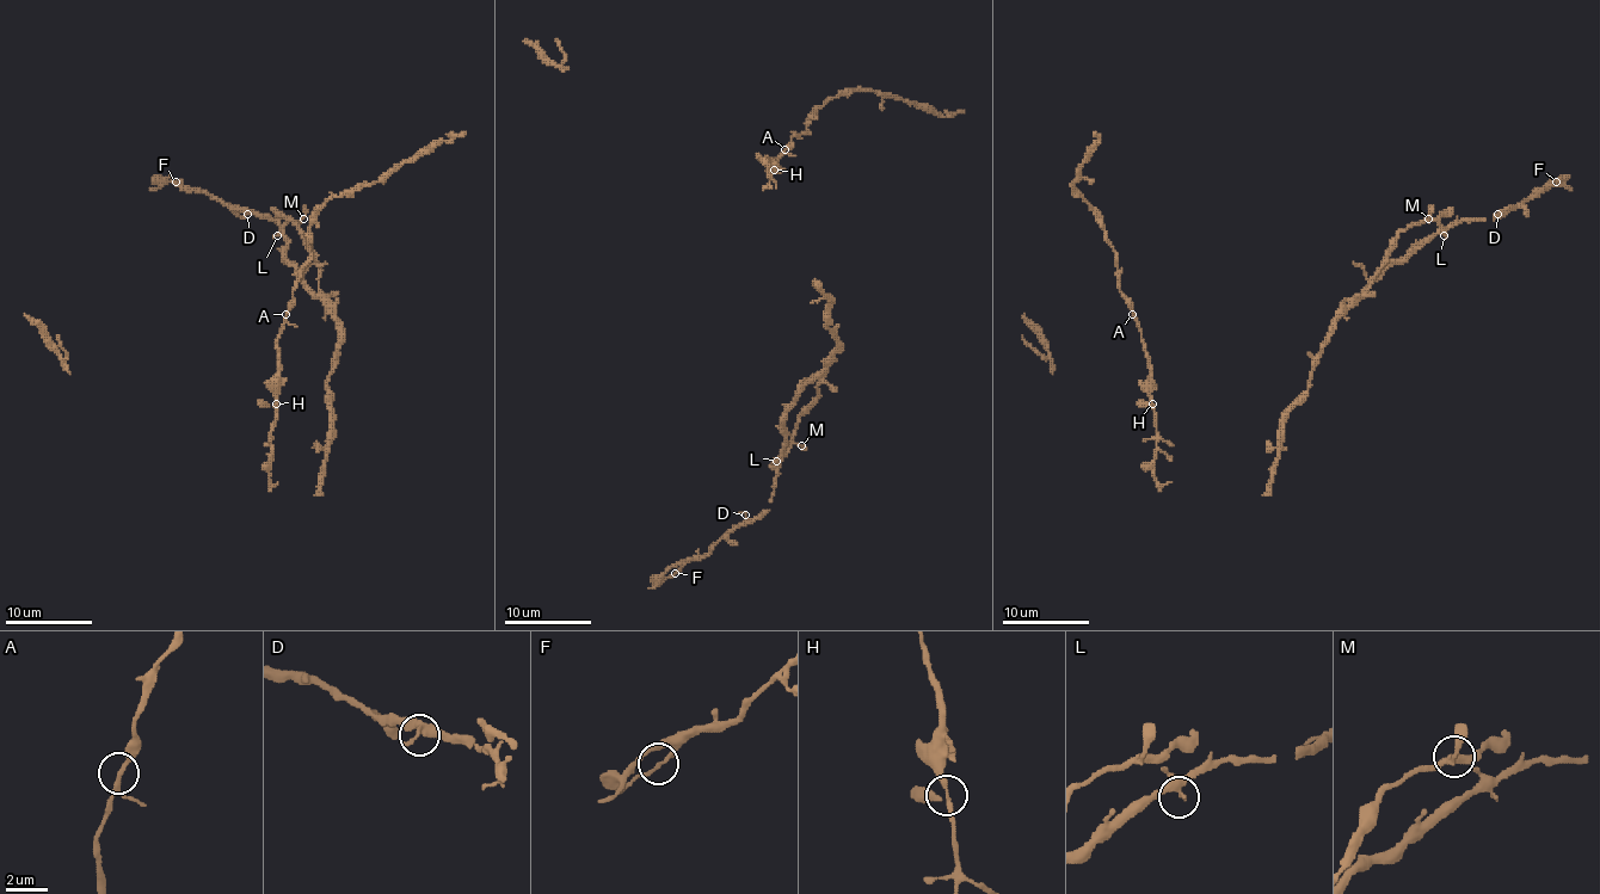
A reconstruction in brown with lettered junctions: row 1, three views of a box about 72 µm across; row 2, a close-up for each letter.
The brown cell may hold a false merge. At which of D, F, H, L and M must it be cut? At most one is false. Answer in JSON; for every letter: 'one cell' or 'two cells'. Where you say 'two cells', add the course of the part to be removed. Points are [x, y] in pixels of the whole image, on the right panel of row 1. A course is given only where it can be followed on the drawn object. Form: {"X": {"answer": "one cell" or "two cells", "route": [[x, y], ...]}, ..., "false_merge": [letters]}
{"D": {"answer": "one cell"}, "F": {"answer": "one cell"}, "H": {"answer": "one cell"}, "L": {"answer": "one cell"}, "M": {"answer": "one cell"}, "false_merge": []}

